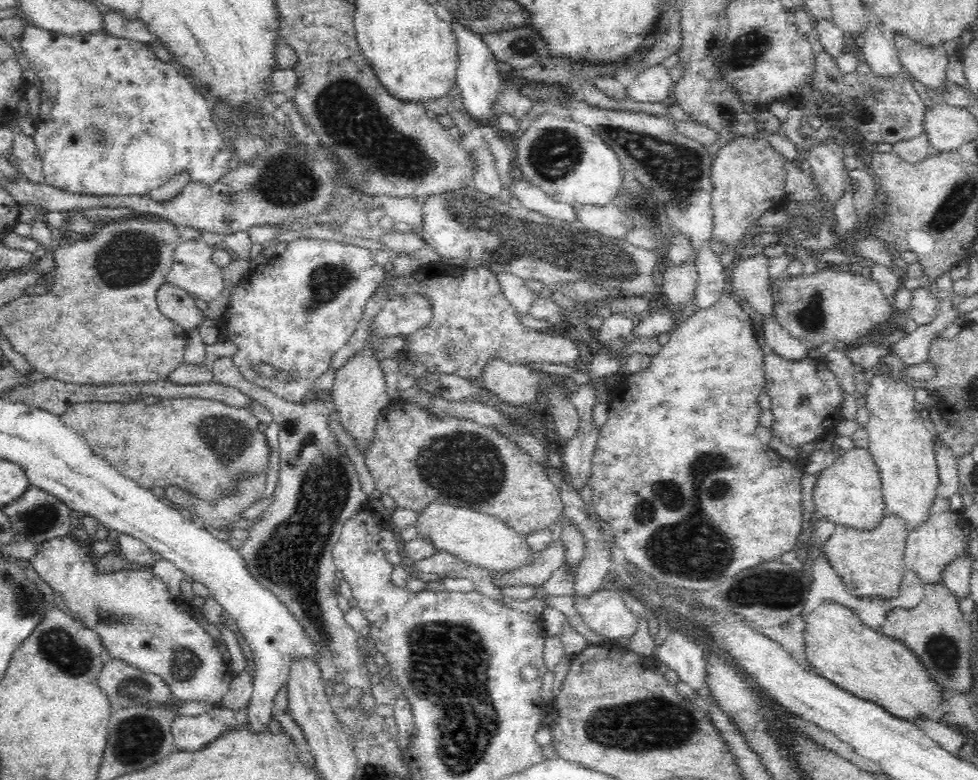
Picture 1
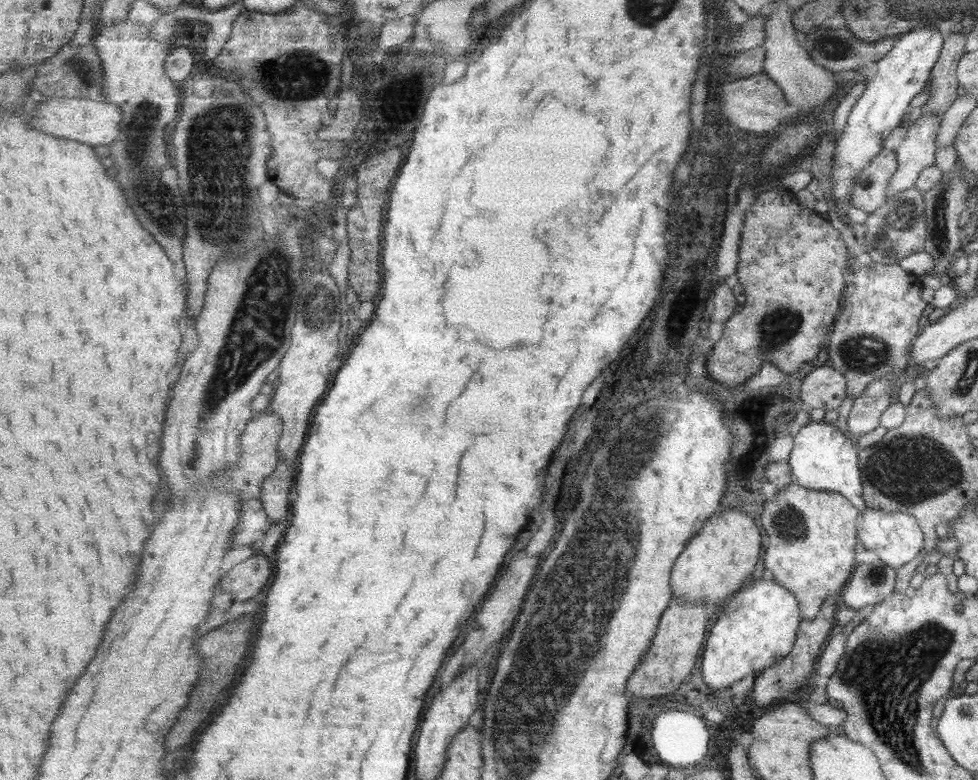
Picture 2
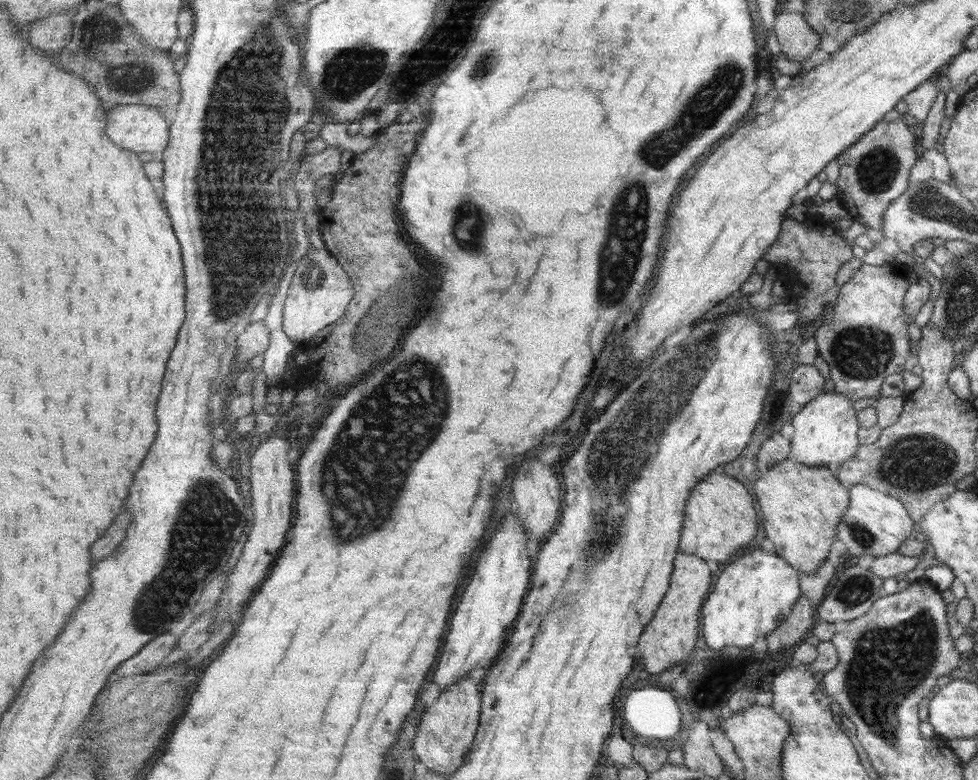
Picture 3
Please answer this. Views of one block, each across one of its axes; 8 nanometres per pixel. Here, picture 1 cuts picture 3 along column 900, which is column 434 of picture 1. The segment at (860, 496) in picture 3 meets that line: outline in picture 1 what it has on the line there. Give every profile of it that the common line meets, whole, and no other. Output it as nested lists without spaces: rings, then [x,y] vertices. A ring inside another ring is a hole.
[[[430,502],[418,513],[418,522],[414,524],[417,536],[430,539],[438,551],[444,551],[462,559],[466,564],[474,564],[485,569],[508,572],[532,562],[532,549],[526,536],[519,535],[510,525],[476,510],[462,506],[450,506],[442,502]]]

